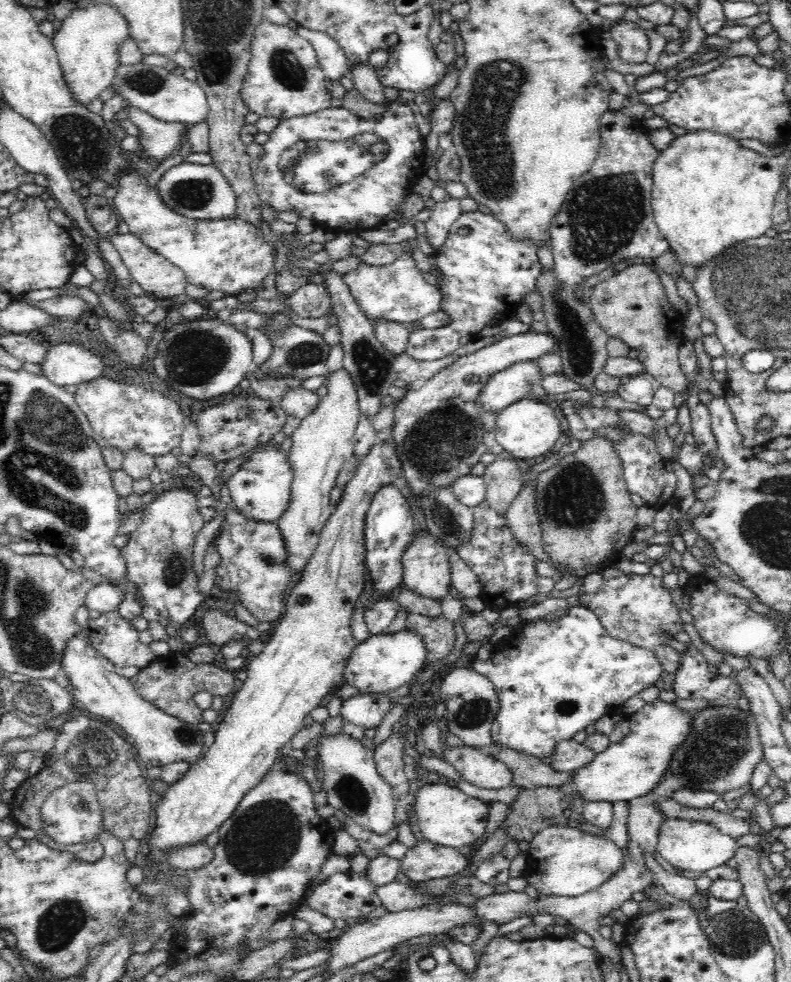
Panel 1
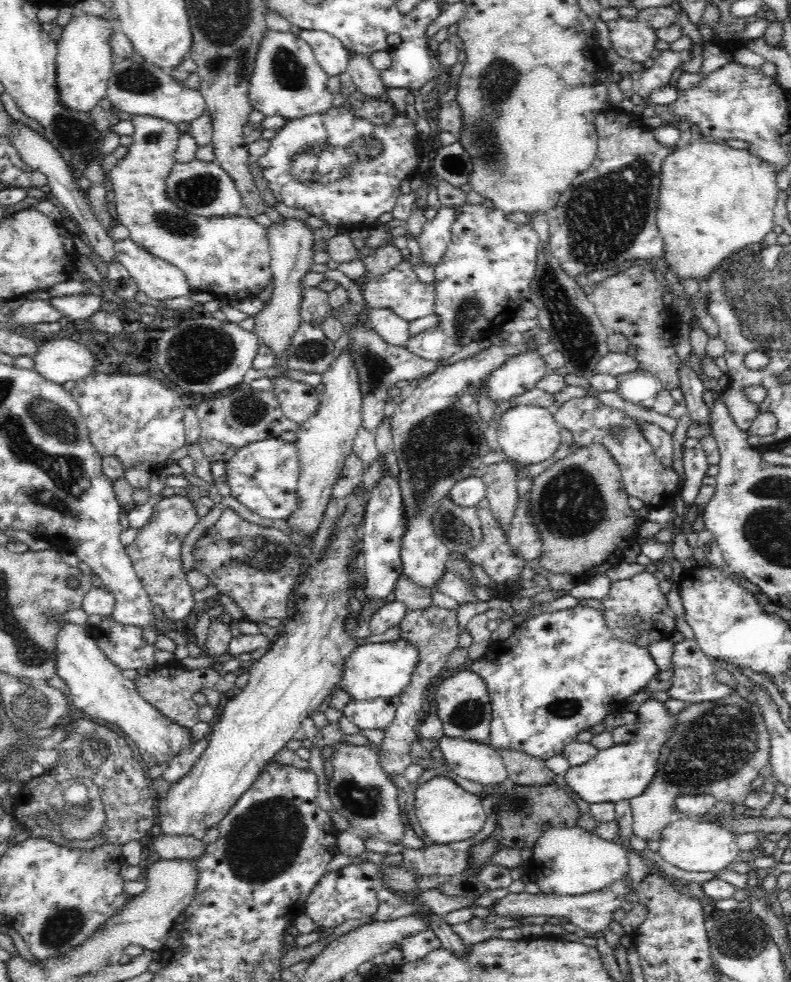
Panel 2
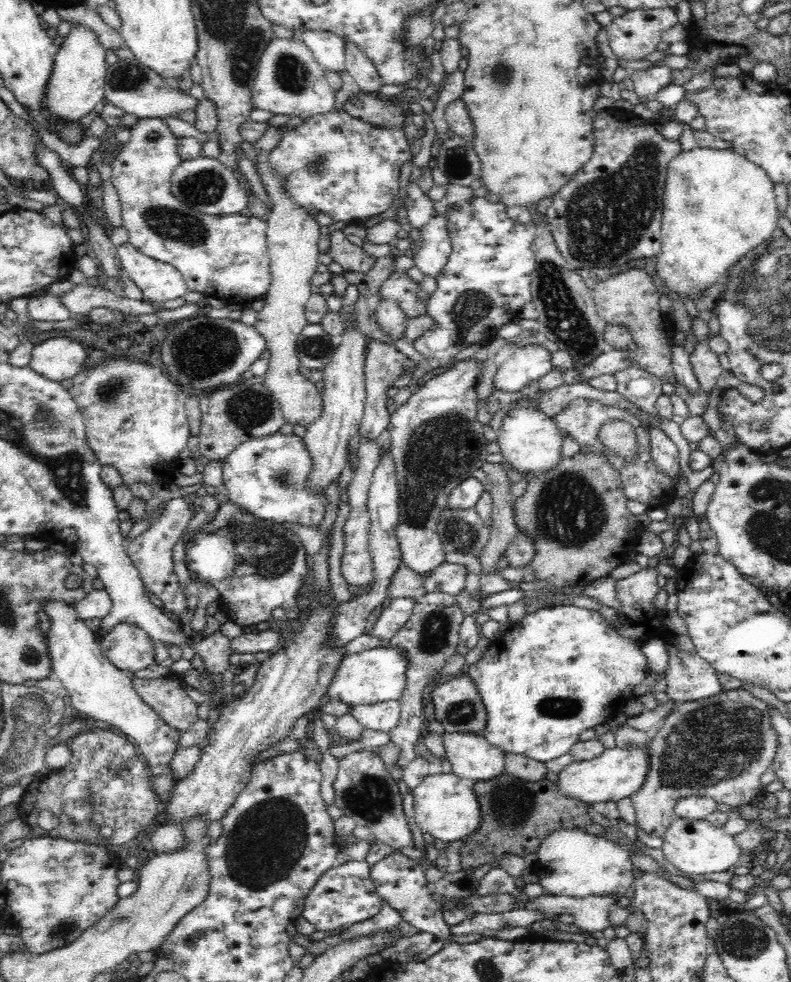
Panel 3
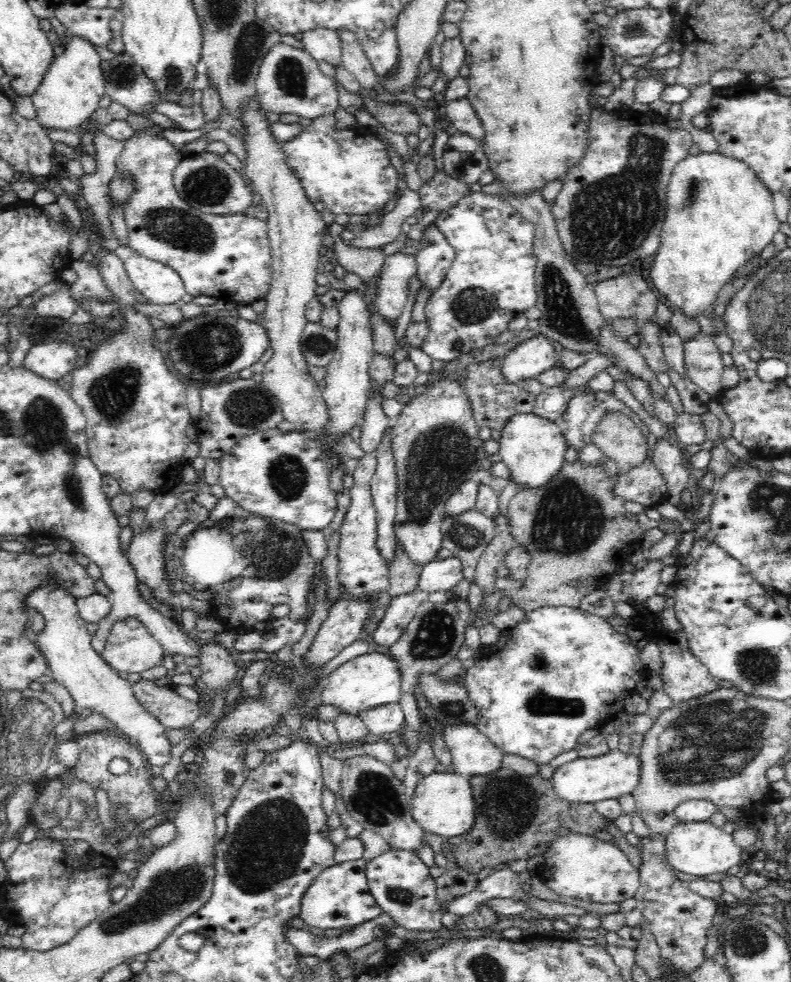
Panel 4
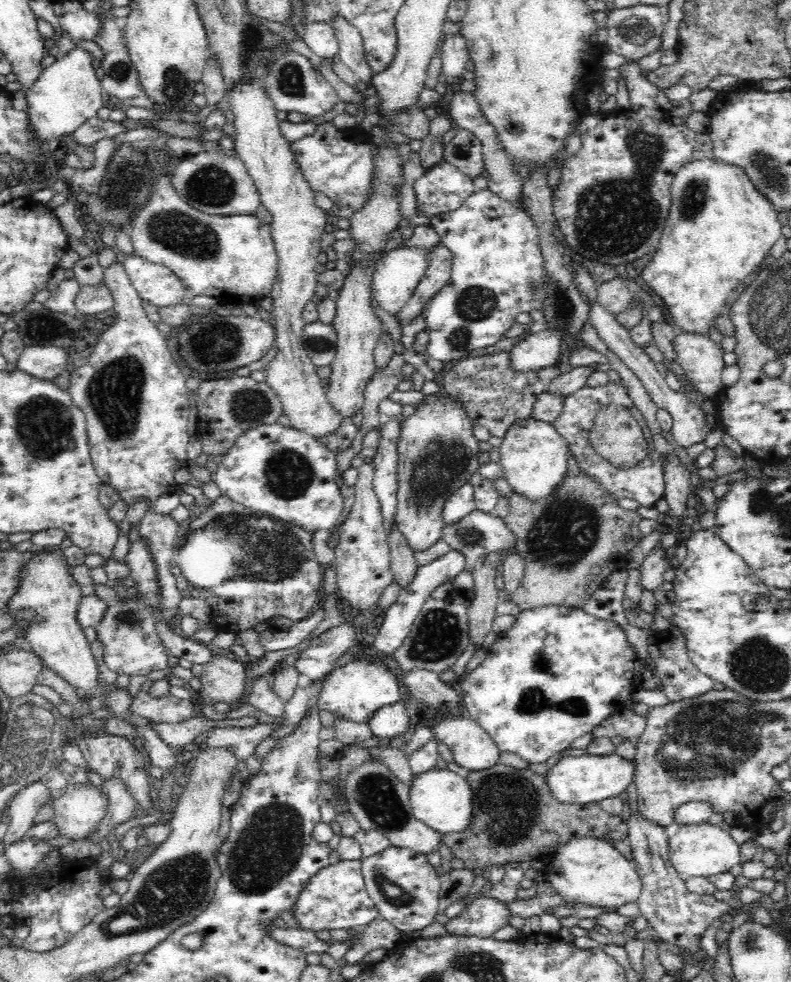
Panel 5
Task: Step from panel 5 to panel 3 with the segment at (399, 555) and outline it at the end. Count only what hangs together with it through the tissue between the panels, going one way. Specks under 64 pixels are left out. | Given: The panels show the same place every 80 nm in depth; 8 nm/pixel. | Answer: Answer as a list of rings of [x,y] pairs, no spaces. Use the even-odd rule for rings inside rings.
[[[406,563],[398,565],[396,572],[390,579],[389,596],[395,598],[414,599],[415,603],[425,601],[426,592],[424,577],[418,576],[414,570],[406,567]]]

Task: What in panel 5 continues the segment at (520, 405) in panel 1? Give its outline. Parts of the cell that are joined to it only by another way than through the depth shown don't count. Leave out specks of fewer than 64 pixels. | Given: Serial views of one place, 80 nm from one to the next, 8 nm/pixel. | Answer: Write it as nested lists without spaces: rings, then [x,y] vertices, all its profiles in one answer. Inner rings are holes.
[[[519,419],[507,432],[499,446],[500,466],[503,477],[514,493],[524,495],[532,502],[539,502],[554,493],[568,472],[569,448],[552,423],[537,419]]]

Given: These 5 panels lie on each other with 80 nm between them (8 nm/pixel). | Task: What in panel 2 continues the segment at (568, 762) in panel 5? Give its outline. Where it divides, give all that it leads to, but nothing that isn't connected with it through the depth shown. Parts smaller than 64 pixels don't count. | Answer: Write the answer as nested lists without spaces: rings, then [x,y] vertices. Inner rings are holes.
[[[655,698],[646,700],[638,707],[634,723],[638,734],[632,742],[614,743],[611,747],[599,751],[586,764],[571,766],[564,775],[567,788],[590,804],[630,800],[644,793],[652,784],[661,746],[672,736],[677,722],[675,716],[665,709],[664,703]]]

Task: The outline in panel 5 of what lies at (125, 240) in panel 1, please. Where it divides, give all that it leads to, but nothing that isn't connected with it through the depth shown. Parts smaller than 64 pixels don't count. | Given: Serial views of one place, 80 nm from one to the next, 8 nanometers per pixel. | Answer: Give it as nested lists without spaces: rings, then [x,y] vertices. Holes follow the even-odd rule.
[[[135,253],[126,254],[123,265],[142,300],[158,308],[182,304],[186,289],[167,266],[148,262]]]

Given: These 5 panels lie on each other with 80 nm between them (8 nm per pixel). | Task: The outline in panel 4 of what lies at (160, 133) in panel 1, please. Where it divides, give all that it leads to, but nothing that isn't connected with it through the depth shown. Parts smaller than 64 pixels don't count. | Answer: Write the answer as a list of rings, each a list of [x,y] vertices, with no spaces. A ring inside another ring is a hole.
[[[148,127],[141,131],[135,131],[128,140],[125,140],[124,150],[122,150],[122,153],[118,156],[115,163],[116,175],[118,175],[118,178],[131,182],[131,191],[127,194],[127,198],[123,200],[123,210],[129,240],[128,246],[144,258],[154,259],[156,262],[161,262],[162,264],[173,267],[173,269],[182,277],[186,292],[192,296],[200,296],[201,294],[213,296],[221,300],[222,305],[235,306],[239,304],[251,304],[256,302],[256,300],[264,299],[266,293],[270,290],[272,278],[272,253],[270,239],[267,236],[267,221],[252,216],[250,212],[231,215],[208,214],[192,208],[185,200],[182,200],[182,197],[178,194],[178,191],[173,185],[173,170],[177,168],[177,164],[184,158],[180,154],[180,151],[176,150],[170,141],[164,139],[162,134],[158,135],[158,133],[162,133],[162,131],[163,128],[161,127]]]

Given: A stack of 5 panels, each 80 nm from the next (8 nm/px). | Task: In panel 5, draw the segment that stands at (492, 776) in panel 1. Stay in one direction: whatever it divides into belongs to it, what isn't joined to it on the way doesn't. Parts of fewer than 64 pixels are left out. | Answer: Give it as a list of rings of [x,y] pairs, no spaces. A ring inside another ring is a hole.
[[[468,715],[440,720],[434,724],[432,731],[434,737],[449,746],[454,761],[468,772],[498,764],[501,750],[478,722]]]

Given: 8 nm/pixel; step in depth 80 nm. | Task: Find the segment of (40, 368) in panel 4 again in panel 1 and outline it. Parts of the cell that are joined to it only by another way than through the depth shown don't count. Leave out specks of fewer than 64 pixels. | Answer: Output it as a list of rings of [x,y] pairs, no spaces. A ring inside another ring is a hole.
[[[77,343],[47,344],[47,348],[46,362],[41,366],[43,376],[58,387],[82,385],[106,372],[102,360]]]

